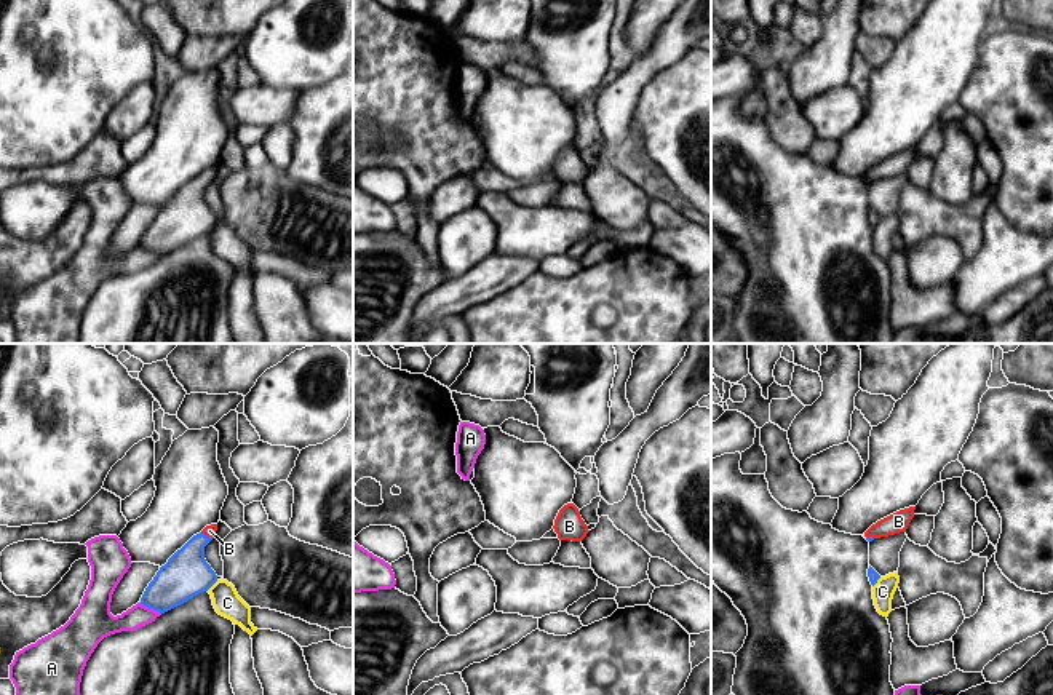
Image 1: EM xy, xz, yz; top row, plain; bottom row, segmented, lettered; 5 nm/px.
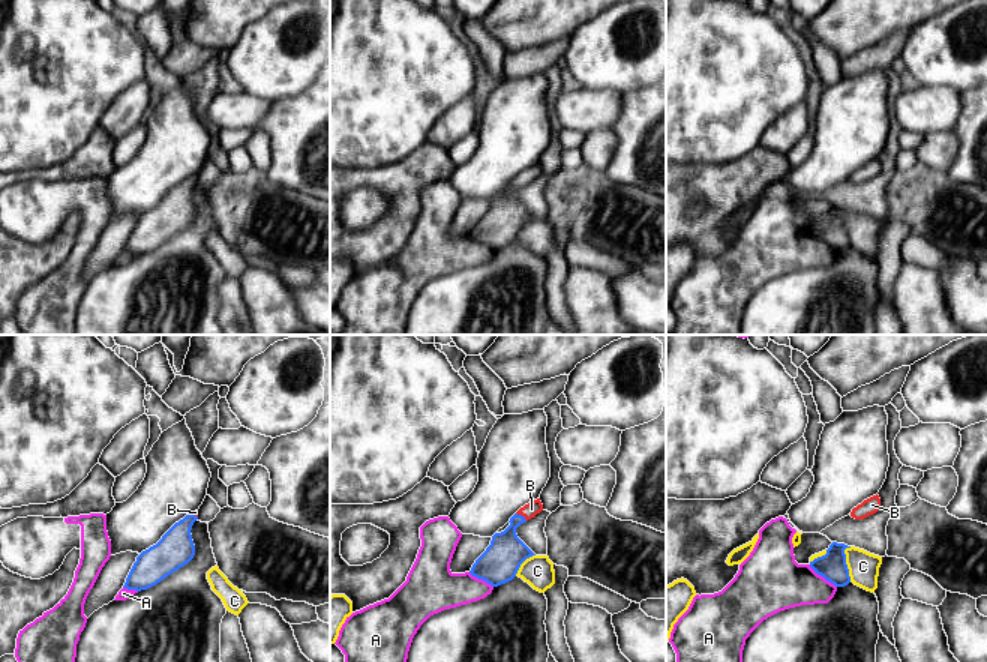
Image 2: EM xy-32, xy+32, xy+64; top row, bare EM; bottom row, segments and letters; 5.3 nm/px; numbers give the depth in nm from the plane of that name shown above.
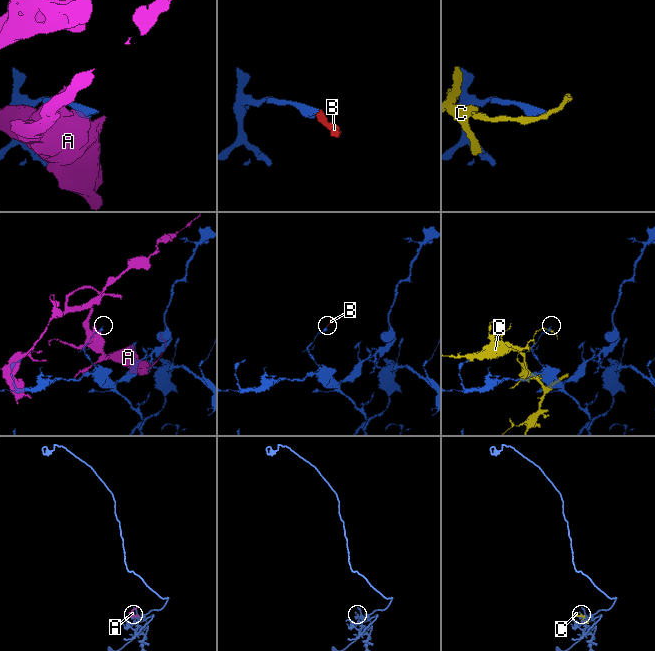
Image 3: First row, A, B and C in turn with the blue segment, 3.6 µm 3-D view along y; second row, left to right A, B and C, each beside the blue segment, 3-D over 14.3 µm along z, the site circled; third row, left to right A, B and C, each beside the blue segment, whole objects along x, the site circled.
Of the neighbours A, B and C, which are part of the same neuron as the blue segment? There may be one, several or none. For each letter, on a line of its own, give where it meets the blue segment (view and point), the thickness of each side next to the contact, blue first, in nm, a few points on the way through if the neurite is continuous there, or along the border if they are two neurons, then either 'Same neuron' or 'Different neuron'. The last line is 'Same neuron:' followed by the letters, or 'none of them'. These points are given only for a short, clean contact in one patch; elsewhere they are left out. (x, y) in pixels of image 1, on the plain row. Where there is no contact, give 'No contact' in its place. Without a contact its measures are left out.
A: Touches blue at xy (150, 250). Thickness 240 nm (blue) against 120 nm. Different neuron
B: Touches blue at xy (206, 178). Thickness 240 nm (blue) against 60 nm. Path across: xy (186, 216), (194, 190), (206, 178), (210, 173). Same neuron
C: Touches blue at xy (211, 227). Thickness 240 nm (blue) against 140 nm. Different neuron
Same neuron: B

